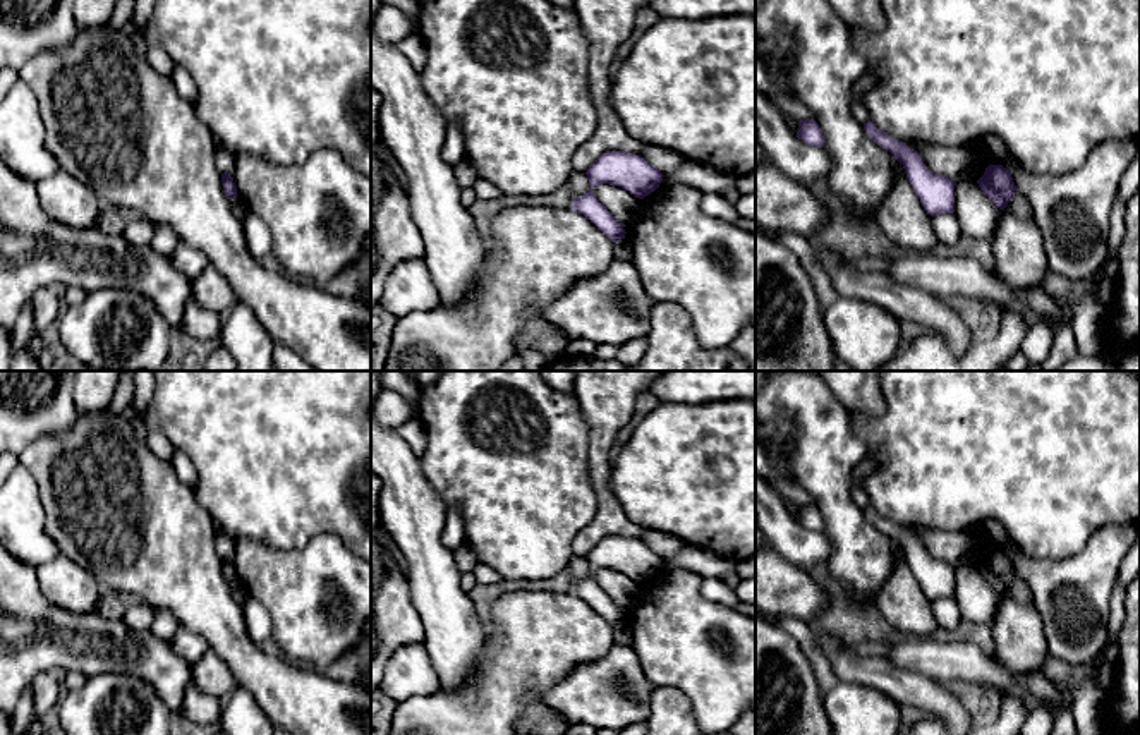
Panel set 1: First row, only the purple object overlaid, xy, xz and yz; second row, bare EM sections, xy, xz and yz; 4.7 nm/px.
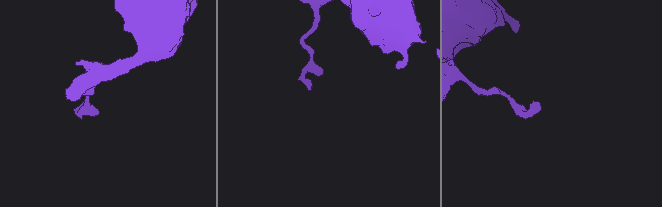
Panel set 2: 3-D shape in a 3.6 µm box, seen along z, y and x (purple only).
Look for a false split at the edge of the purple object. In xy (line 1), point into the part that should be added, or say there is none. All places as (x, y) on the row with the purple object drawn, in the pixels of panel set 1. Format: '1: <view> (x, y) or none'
1: none

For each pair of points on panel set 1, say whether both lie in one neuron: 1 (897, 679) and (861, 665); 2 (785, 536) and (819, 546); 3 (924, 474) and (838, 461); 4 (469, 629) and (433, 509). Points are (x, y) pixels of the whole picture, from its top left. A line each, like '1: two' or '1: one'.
1: one
2: one
3: two
4: one

